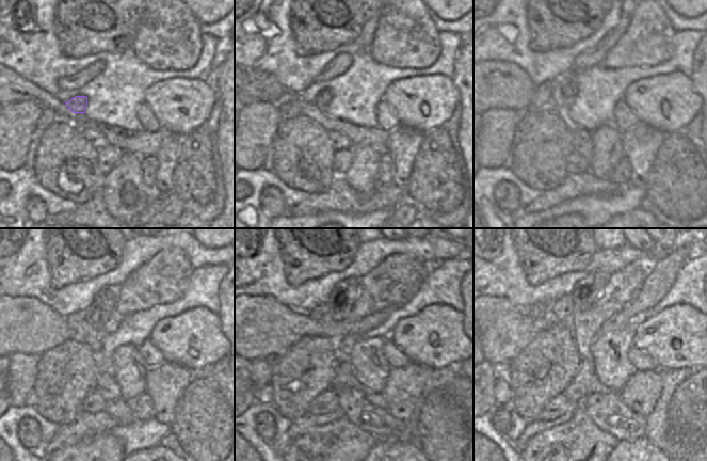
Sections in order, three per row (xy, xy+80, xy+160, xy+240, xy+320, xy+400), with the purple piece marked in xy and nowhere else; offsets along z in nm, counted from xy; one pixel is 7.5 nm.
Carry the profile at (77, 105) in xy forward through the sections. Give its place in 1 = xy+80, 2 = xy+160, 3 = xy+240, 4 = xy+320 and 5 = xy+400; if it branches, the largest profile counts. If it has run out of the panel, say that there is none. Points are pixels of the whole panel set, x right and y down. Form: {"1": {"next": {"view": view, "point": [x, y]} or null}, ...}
{"1": {"next": {"view": "xy+80", "point": [323, 98]}}, "2": {"next": {"view": "xy+160", "point": [564, 88]}}, "3": {"next": {"view": "xy+240", "point": [101, 308]}}, "4": {"next": {"view": "xy+320", "point": [346, 292]}}, "5": {"next": {"view": "xy+400", "point": [584, 292]}}}

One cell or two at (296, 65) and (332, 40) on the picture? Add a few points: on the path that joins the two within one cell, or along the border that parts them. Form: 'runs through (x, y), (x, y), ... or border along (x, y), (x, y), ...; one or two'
border along (293, 37), (298, 54), (335, 49); two

